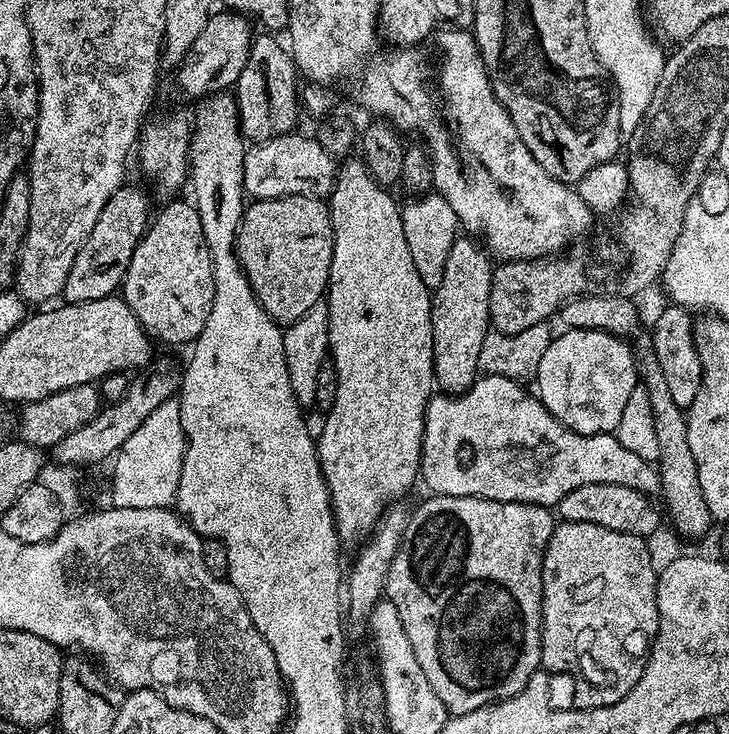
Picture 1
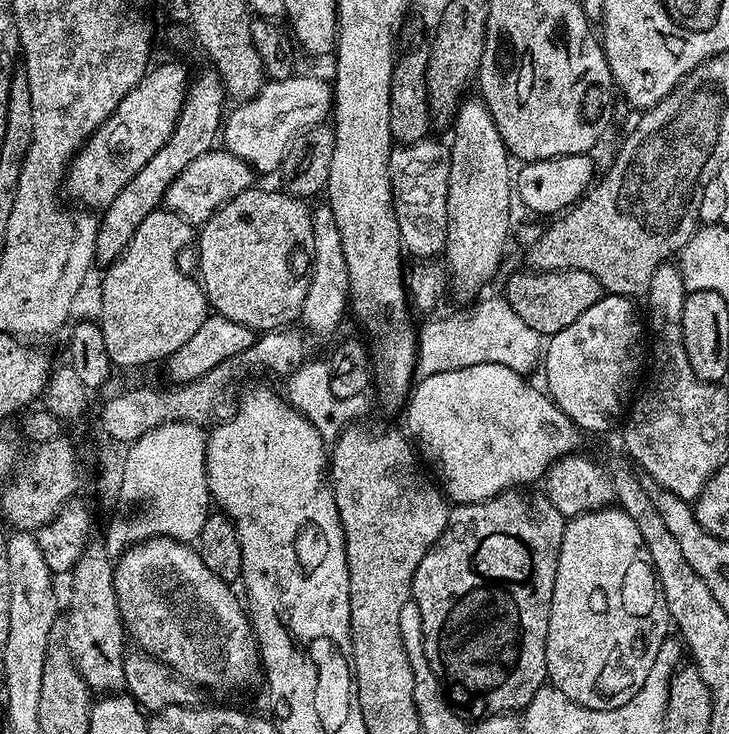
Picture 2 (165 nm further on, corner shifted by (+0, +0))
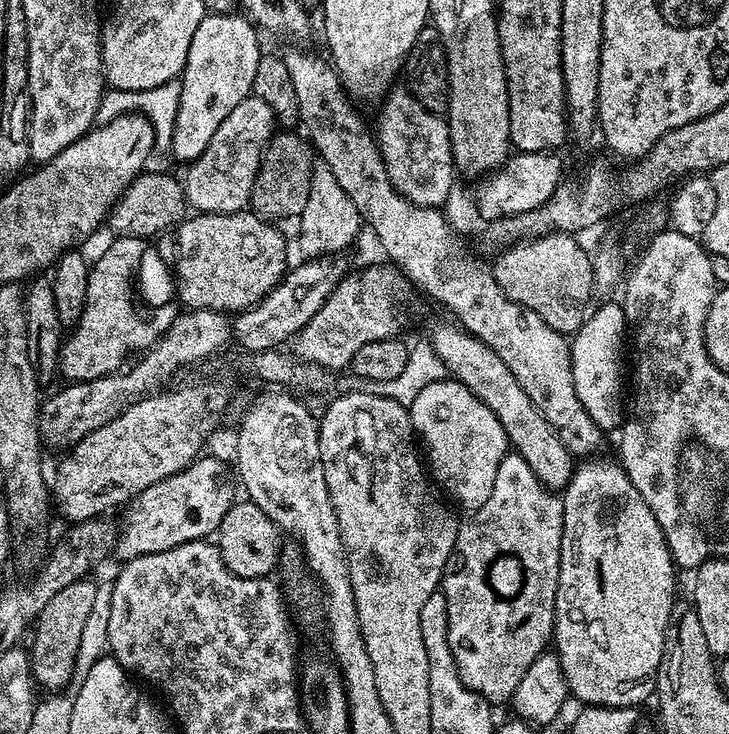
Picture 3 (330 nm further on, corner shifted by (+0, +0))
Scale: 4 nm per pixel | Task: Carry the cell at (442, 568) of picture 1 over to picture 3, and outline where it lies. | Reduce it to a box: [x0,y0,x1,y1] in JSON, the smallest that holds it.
[442,454,564,705]

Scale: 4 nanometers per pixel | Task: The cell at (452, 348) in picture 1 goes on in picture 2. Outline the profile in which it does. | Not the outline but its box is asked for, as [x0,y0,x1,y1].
[442,99,514,302]

